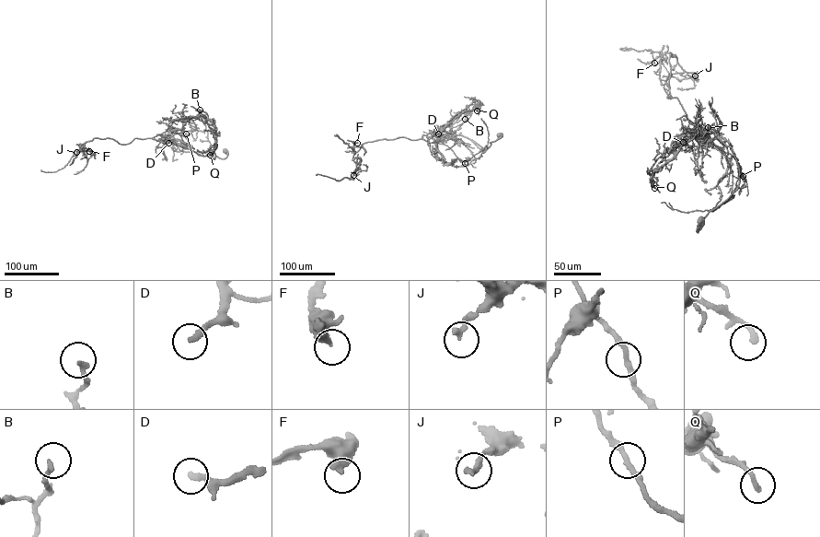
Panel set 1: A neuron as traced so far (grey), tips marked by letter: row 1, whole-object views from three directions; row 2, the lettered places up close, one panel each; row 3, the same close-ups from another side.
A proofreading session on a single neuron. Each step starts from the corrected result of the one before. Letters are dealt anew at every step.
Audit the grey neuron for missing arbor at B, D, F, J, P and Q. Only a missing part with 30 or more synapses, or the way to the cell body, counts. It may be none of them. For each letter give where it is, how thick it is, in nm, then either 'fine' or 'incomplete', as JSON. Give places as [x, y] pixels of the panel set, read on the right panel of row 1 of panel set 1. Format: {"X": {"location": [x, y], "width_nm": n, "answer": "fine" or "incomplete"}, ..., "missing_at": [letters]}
{"B": {"location": [708, 127], "width_nm": 190, "answer": "fine"}, "D": {"location": [683, 142], "width_nm": 200, "answer": "fine"}, "F": {"location": [654, 63], "width_nm": 340, "answer": "fine"}, "J": {"location": [695, 75], "width_nm": 200, "answer": "fine"}, "P": {"location": [743, 176], "width_nm": 200, "answer": "fine"}, "Q": {"location": [654, 188], "width_nm": 200, "answer": "fine"}, "missing_at": []}

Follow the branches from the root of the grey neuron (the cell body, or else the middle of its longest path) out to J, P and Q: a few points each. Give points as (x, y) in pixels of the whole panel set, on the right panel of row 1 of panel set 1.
J: (699, 221), (697, 231), (740, 178), (733, 150), (713, 123), (701, 129), (671, 97), (669, 54), (695, 75)
P: (699, 221), (697, 231), (740, 180), (733, 150), (717, 133), (729, 143), (743, 176)
Q: (699, 221), (697, 231), (740, 180), (733, 150), (717, 133), (685, 143), (653, 171), (654, 188)

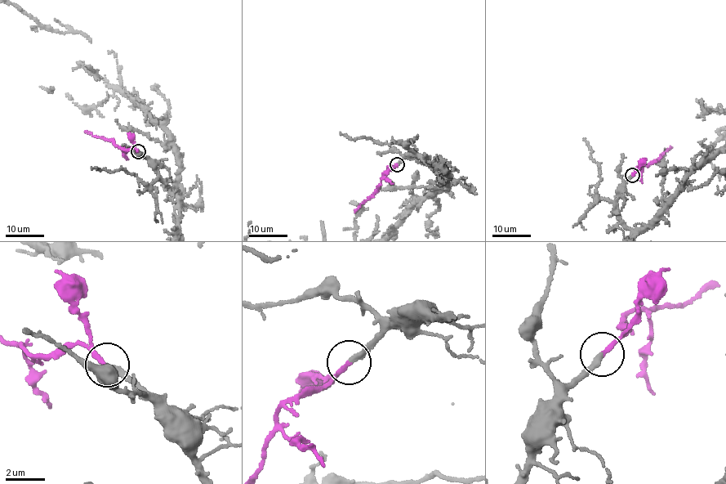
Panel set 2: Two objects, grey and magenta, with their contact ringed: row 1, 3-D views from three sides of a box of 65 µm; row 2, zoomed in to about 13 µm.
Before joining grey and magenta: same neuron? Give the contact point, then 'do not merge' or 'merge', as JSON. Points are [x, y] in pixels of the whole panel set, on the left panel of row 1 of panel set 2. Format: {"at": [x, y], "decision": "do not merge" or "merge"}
{"at": [138, 151], "decision": "merge"}

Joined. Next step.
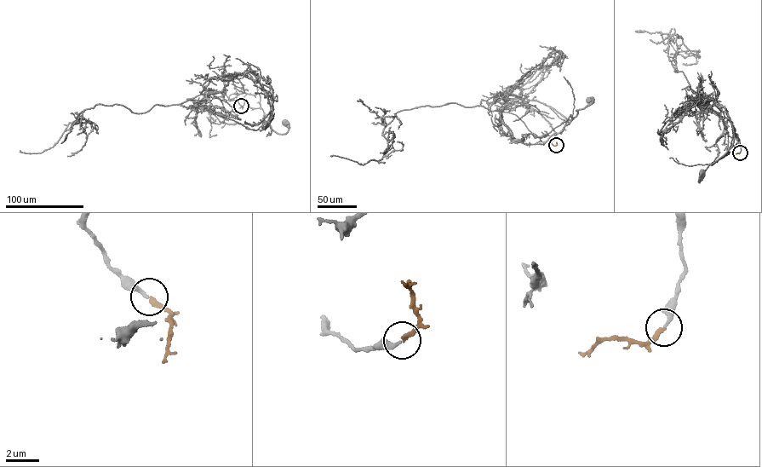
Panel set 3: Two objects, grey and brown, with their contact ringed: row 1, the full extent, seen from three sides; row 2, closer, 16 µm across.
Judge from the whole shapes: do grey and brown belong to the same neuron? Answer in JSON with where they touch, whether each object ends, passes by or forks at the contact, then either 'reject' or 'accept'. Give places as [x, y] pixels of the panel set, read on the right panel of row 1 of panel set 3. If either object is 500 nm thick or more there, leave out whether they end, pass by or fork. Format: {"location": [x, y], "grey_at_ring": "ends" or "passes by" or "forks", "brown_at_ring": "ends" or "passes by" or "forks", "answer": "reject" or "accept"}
{"location": [740, 152], "grey_at_ring": "ends", "brown_at_ring": "ends", "answer": "accept"}

